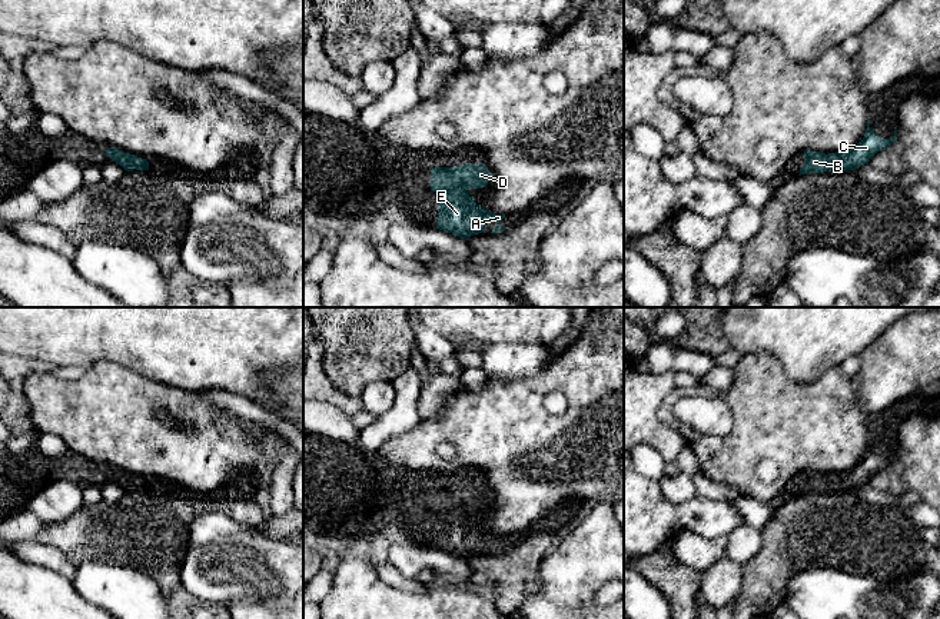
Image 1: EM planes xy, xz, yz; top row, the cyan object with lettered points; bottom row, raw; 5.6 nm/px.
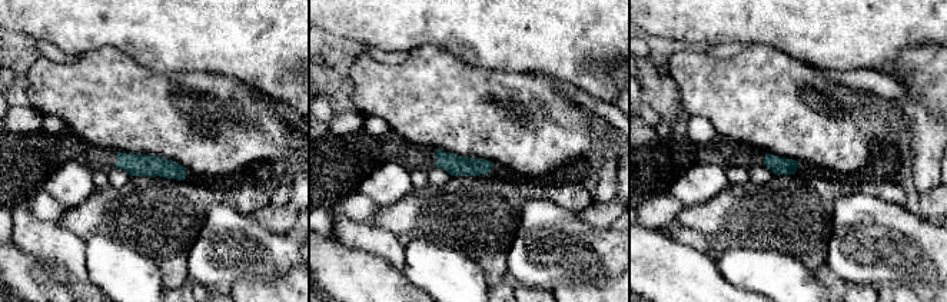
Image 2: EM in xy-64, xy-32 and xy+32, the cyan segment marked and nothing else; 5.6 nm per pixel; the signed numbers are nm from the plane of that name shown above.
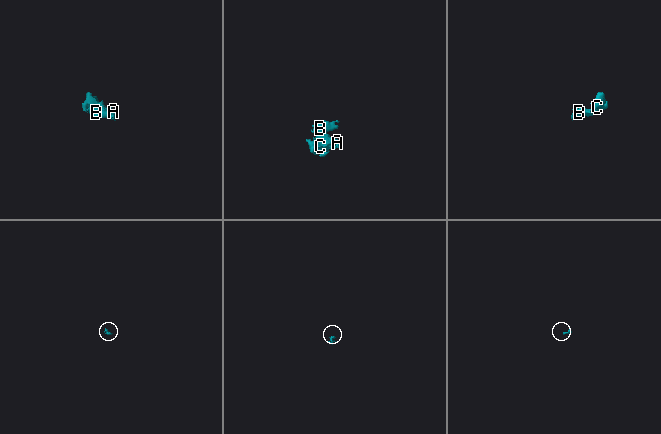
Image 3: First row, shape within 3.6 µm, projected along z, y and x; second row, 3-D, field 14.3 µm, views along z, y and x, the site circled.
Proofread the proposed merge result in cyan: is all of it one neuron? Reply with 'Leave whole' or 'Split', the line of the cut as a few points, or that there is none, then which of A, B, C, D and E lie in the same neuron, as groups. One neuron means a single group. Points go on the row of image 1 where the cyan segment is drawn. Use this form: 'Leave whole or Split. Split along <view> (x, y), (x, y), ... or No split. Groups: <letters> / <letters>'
Leave whole. No split. Groups: A B C D E

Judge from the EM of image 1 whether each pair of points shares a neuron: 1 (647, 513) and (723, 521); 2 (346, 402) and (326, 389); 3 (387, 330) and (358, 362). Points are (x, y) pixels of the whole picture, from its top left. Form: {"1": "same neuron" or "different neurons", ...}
{"1": "same neuron", "2": "same neuron", "3": "same neuron"}

